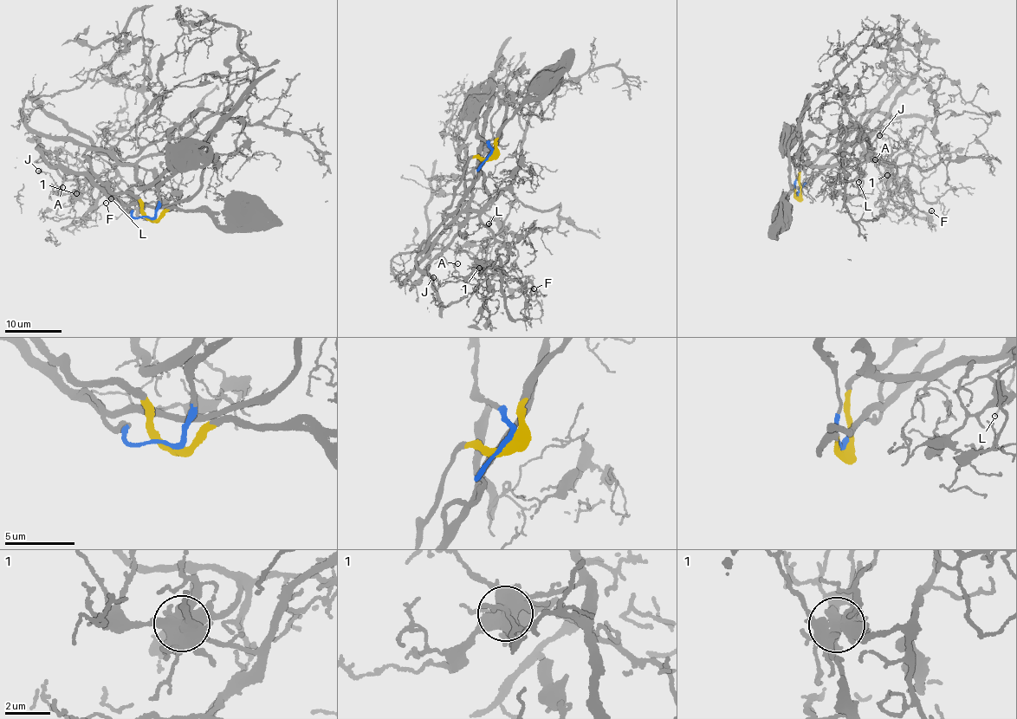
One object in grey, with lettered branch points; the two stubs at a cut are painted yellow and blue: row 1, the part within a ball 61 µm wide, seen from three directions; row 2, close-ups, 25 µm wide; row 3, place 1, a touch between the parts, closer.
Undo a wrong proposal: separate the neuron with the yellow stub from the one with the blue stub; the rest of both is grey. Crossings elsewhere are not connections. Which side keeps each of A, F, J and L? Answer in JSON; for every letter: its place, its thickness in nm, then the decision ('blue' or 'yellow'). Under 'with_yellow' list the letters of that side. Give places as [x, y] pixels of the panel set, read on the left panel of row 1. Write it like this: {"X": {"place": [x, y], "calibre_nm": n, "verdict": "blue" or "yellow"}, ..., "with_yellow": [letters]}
{"A": {"place": [62, 187], "calibre_nm": 140, "verdict": "blue"}, "F": {"place": [106, 203], "calibre_nm": 110, "verdict": "blue"}, "J": {"place": [38, 171], "calibre_nm": 120, "verdict": "blue"}, "L": {"place": [111, 198], "calibre_nm": 100, "verdict": "yellow"}, "with_yellow": ["L"]}

